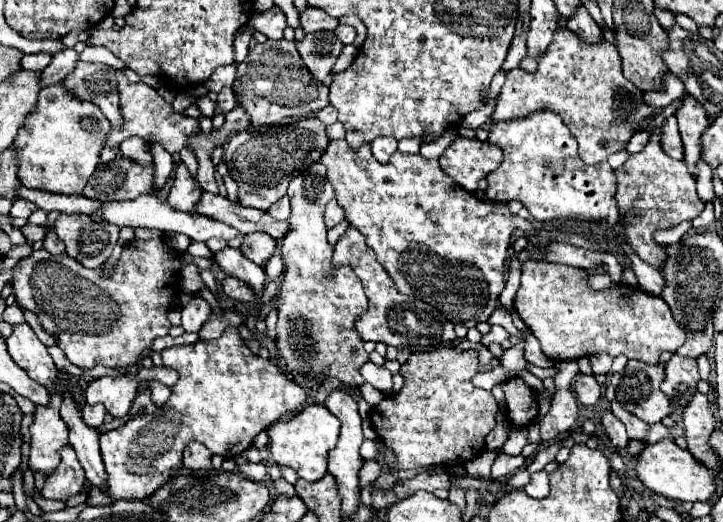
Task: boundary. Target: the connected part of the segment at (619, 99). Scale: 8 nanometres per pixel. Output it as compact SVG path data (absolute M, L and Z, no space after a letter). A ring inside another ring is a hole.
M558 28L550 50L546 50L538 60L536 74L528 74L520 68L506 74L506 82L496 98L496 108L490 114L490 122L506 122L506 120L516 120L516 118L526 118L526 116L542 112L542 110L550 110L550 112L558 114L564 120L564 124L570 128L570 132L576 136L578 154L586 164L604 162L612 152L624 150L624 146L632 138L634 130L654 110L642 100L642 92L636 90L636 86L632 86L632 82L628 82L620 74L620 70L622 70L620 54L610 42L604 40L600 46L592 46L592 44L586 44L580 38L576 38L576 34L572 34L570 30Z

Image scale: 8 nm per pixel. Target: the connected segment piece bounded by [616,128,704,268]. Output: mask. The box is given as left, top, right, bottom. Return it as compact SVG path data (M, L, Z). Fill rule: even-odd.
M654 128L644 150L638 154L630 154L628 160L620 168L616 168L616 202L624 234L634 252L654 268L660 268L660 262L664 262L664 246L656 244L652 240L652 234L656 230L674 228L682 220L694 220L704 208L704 202L696 194L696 182L688 174L684 162L668 158L660 148L660 134L662 128Z

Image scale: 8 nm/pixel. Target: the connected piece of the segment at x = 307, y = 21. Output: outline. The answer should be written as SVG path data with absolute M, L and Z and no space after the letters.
M310 6L300 14L300 22L302 22L302 28L306 34L322 32L322 30L336 30L336 26L338 26L336 18L330 18L322 10L316 10Z

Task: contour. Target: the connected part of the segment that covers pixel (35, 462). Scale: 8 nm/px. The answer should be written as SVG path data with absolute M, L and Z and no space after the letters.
M62 394L52 396L50 406L36 406L36 418L30 426L28 468L32 474L48 476L60 462L60 448L68 444L68 428L60 418Z

